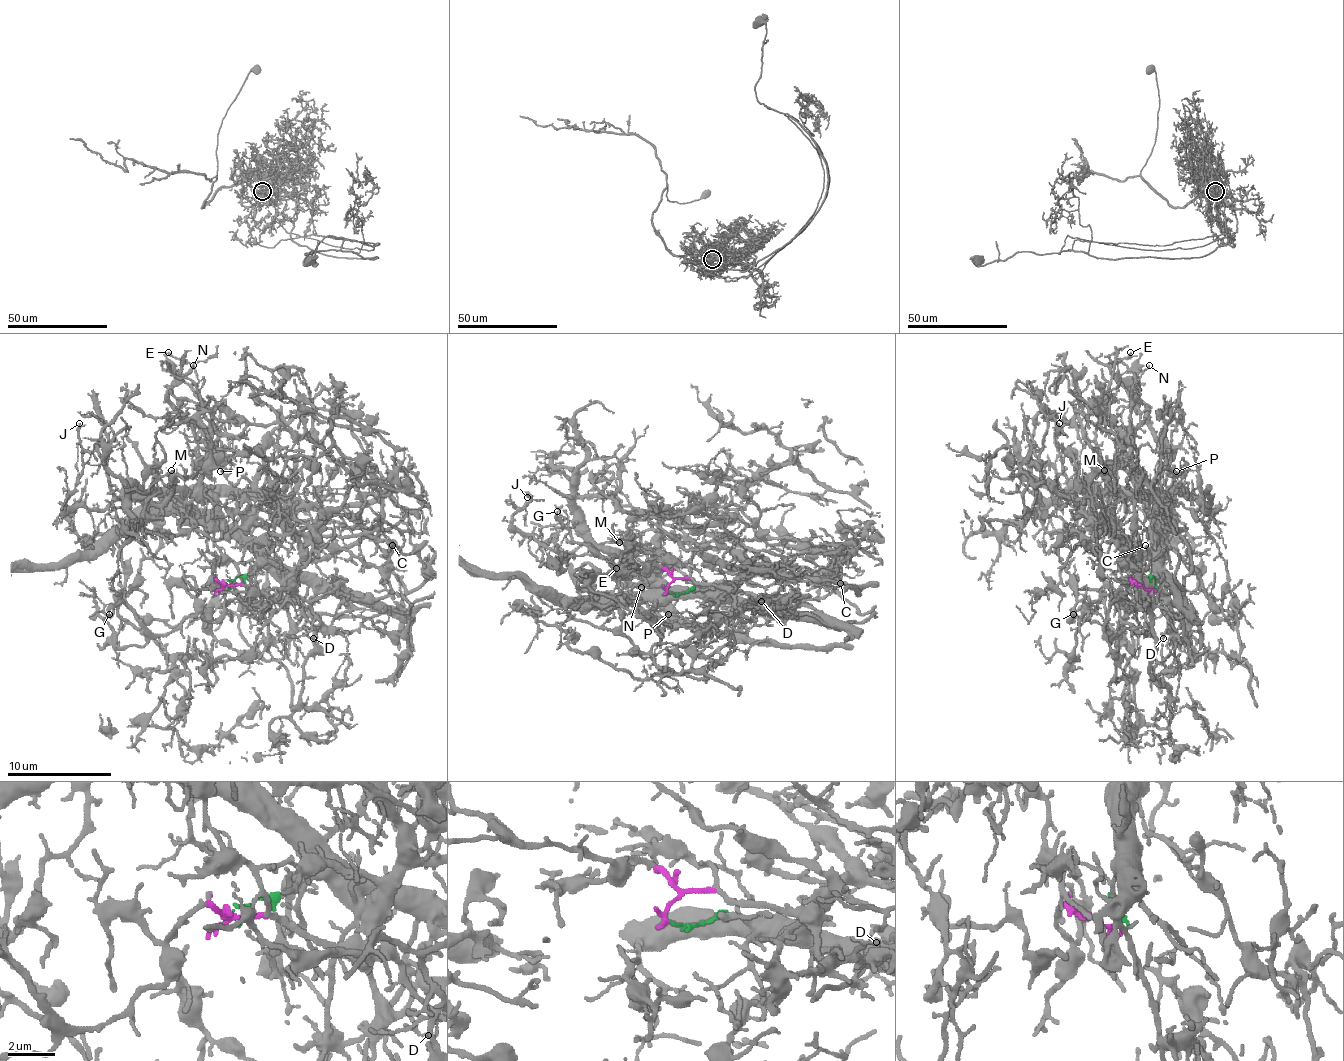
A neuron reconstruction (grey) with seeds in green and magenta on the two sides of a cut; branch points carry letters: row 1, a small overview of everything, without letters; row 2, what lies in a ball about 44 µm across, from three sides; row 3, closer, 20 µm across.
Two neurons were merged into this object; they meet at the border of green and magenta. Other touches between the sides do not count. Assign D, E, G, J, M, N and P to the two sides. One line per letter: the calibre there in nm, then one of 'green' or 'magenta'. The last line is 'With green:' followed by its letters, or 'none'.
D: calibre 180 nm; magenta
E: calibre 140 nm; green
G: calibre 200 nm; magenta
J: calibre 180 nm; green
M: calibre 110 nm; magenta
N: calibre 120 nm; green
P: calibre 200 nm; green
With green: E, J, N, P

